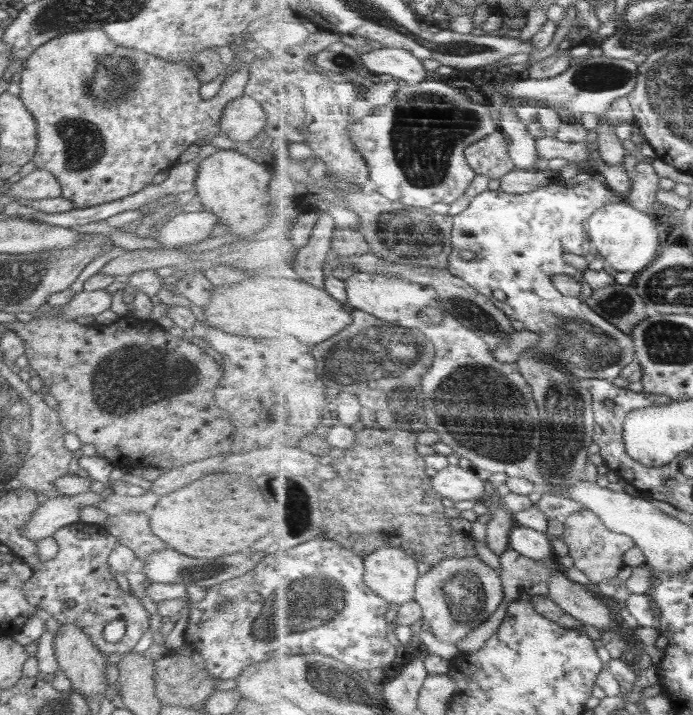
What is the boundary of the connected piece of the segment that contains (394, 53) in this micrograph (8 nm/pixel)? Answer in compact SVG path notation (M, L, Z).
M384 47L362 55L365 68L370 74L386 74L418 85L428 76L424 62L405 49Z

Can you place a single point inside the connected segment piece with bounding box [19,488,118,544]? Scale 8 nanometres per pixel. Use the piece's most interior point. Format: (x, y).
(56, 512)

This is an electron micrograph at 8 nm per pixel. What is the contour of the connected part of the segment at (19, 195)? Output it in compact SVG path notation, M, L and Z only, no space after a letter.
M37 168L28 175L22 177L14 184L8 184L5 188L7 200L47 200L48 198L62 197L61 187L57 178L47 170Z

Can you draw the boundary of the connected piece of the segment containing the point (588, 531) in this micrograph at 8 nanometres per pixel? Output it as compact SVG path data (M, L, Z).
M586 508L572 513L564 520L564 524L563 540L571 549L570 556L574 559L576 569L585 573L590 582L600 584L604 579L614 579L621 575L626 568L624 554L637 546L636 540L607 528L598 513Z

